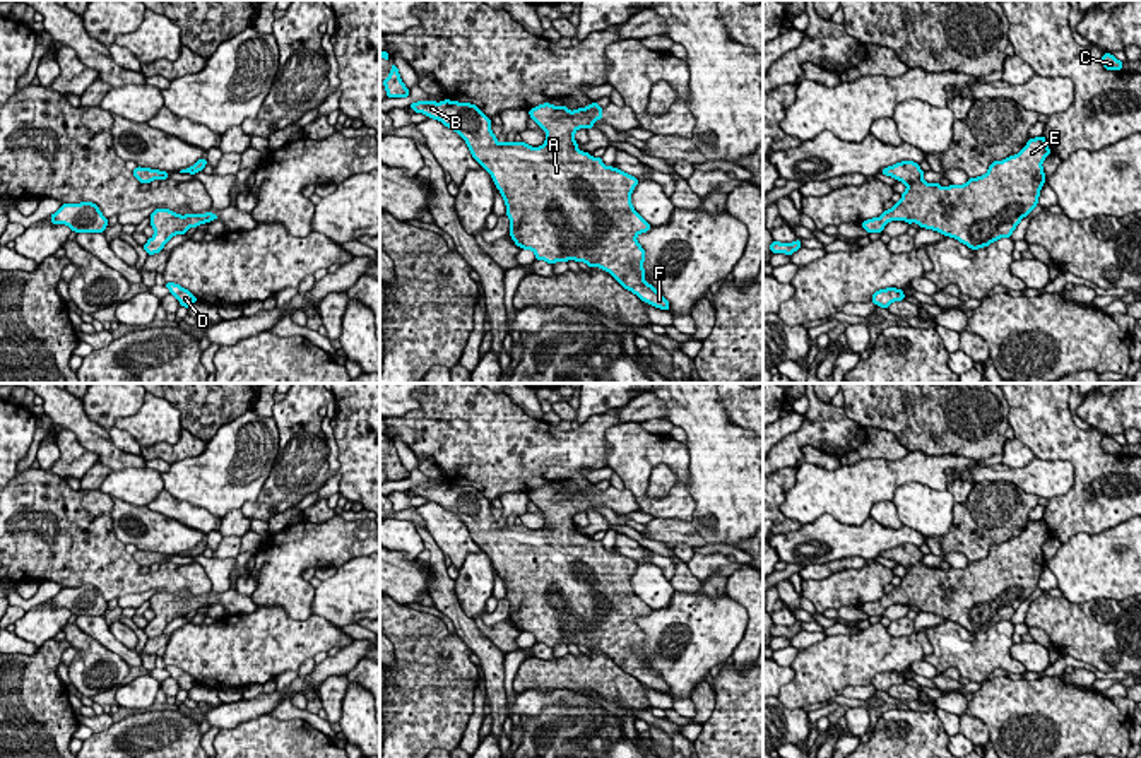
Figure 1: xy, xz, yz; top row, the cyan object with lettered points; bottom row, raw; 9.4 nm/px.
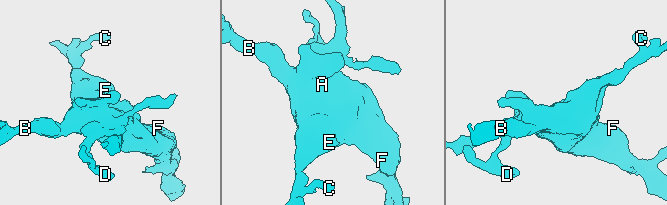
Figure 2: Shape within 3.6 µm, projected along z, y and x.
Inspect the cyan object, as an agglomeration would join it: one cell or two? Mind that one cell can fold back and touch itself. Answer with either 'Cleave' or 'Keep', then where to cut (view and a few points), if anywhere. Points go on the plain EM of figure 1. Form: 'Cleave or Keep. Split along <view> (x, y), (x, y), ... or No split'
Keep. No split

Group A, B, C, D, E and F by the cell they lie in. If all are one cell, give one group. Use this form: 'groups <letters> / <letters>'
groups A B C D E F

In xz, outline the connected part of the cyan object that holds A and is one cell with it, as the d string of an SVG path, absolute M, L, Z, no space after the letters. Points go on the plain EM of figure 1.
M445 483L417 484L409 489L414 496L441 505L465 524L472 541L491 558L503 578L510 619L517 630L532 633L537 643L549 648L575 643L604 652L641 684L669 695L669 684L645 664L645 633L636 619L647 616L650 606L631 587L638 561L614 549L607 551L600 541L576 530L575 515L582 510L588 513L595 510L595 503L602 503L602 491L595 484L575 494L549 486L529 493L530 501L546 513L546 525L539 530L515 524L500 527L488 498L470 486Z

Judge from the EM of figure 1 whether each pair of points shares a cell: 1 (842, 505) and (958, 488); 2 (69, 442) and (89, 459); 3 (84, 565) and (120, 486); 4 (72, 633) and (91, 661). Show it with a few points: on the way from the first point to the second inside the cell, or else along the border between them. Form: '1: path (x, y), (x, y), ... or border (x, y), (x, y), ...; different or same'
1: border (958, 478), (951, 479), (946, 488); different
2: path (74, 447), (84, 457); same
3: border (100, 488), (112, 498); different
4: path (79, 640), (91, 654); same

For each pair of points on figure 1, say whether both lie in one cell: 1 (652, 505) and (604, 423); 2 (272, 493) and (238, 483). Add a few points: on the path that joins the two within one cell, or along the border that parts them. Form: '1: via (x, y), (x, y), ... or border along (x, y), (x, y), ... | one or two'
1: border along (621, 421), (606, 433), (606, 464) | two
2: border along (276, 452), (276, 462), (260, 493), (240, 507) | two

